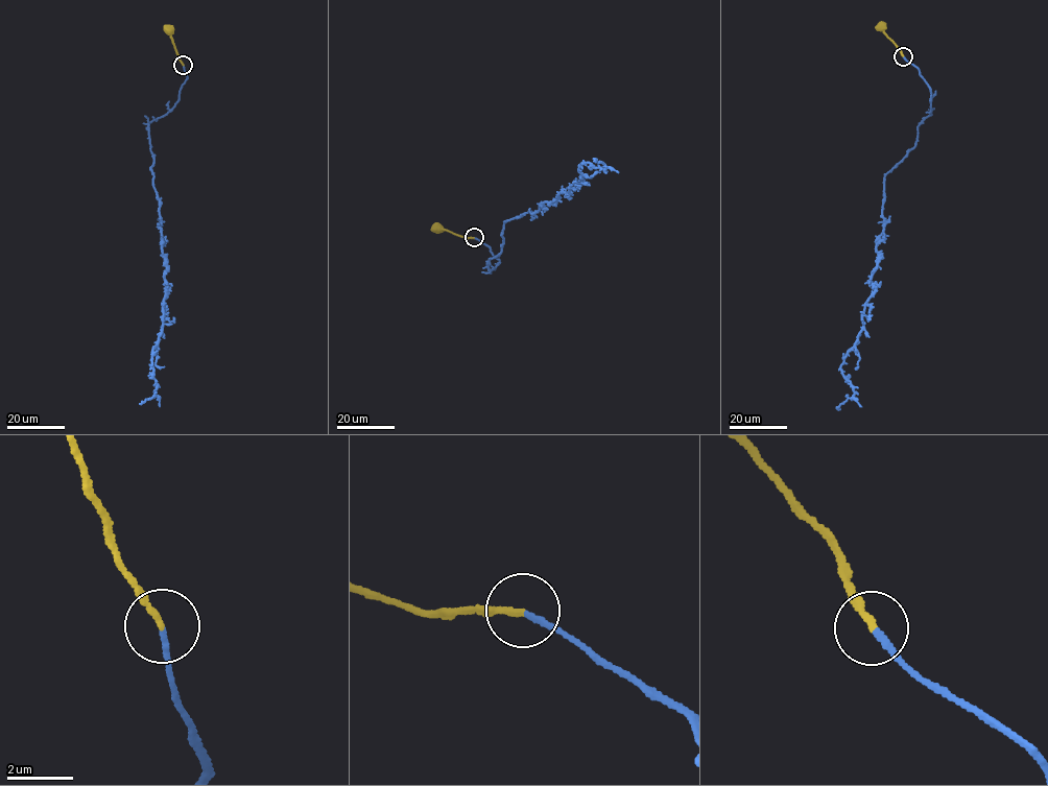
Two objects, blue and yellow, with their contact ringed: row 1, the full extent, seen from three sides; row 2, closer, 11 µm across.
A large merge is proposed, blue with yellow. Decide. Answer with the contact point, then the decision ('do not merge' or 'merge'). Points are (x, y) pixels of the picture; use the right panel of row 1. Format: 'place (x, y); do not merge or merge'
place (903, 56); merge

